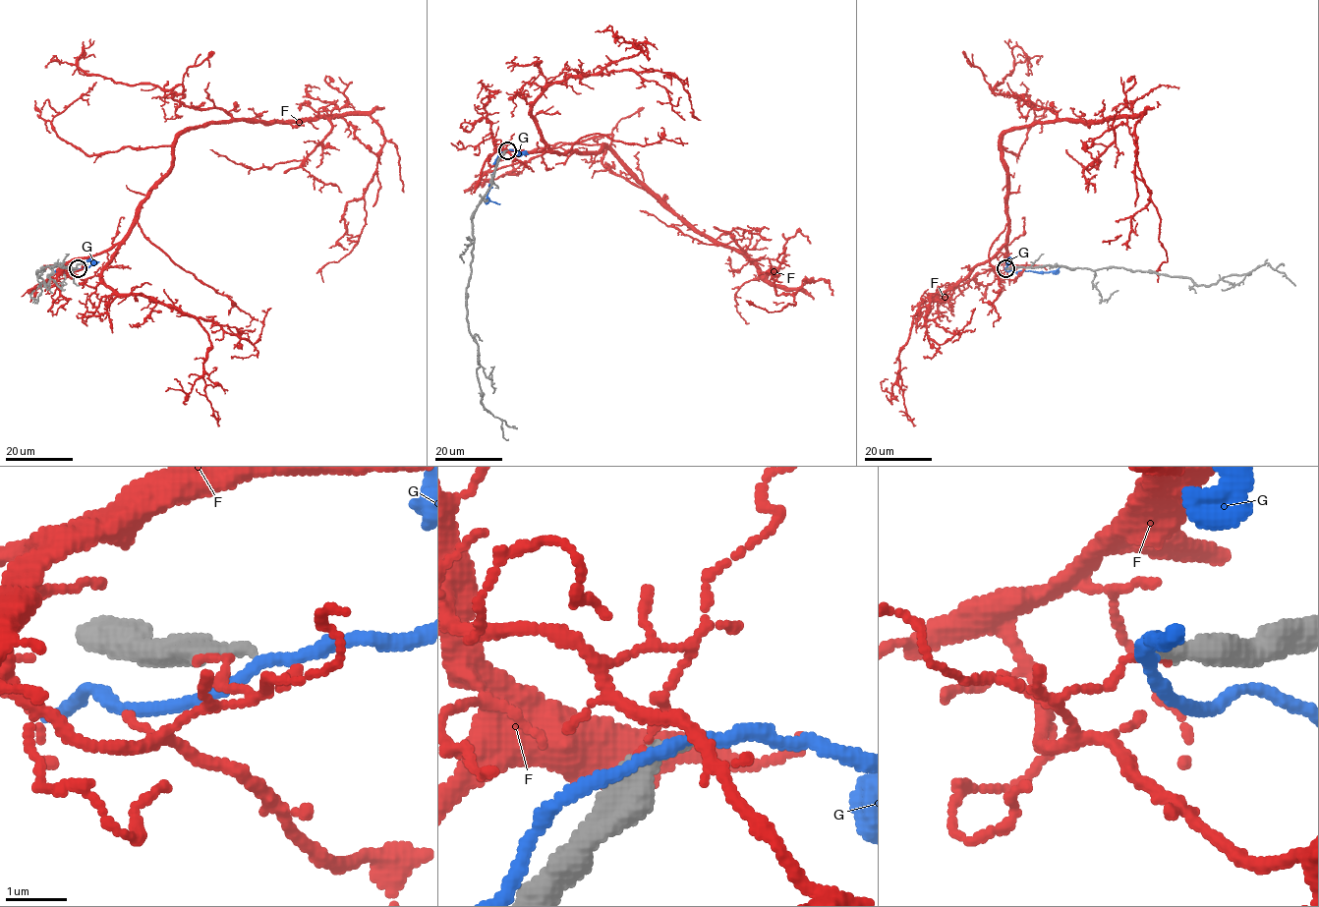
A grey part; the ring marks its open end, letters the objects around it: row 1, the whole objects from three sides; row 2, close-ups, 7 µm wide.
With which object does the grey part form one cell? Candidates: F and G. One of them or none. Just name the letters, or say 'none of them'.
none of them

